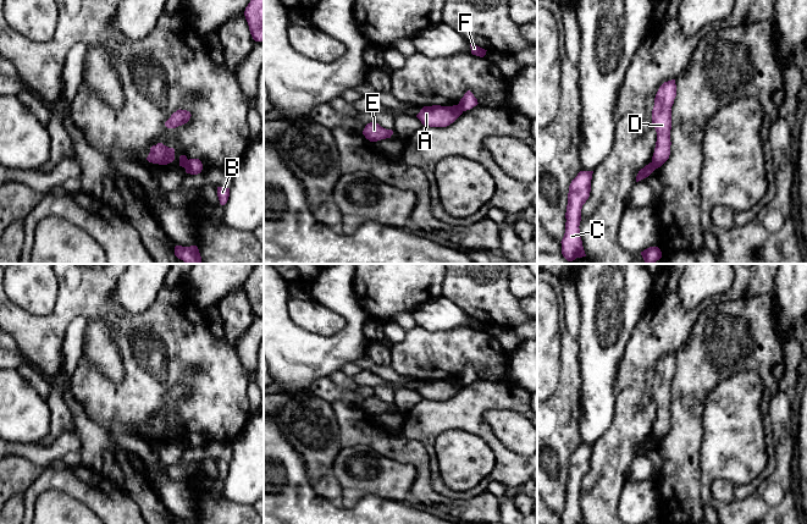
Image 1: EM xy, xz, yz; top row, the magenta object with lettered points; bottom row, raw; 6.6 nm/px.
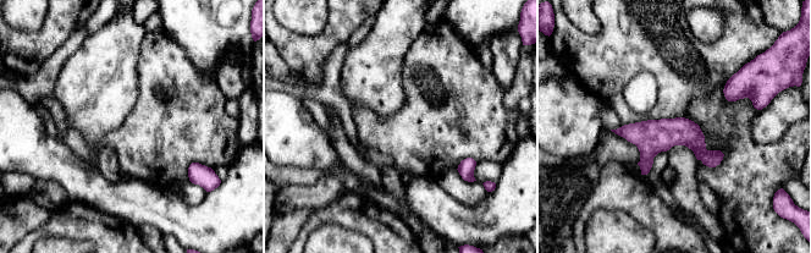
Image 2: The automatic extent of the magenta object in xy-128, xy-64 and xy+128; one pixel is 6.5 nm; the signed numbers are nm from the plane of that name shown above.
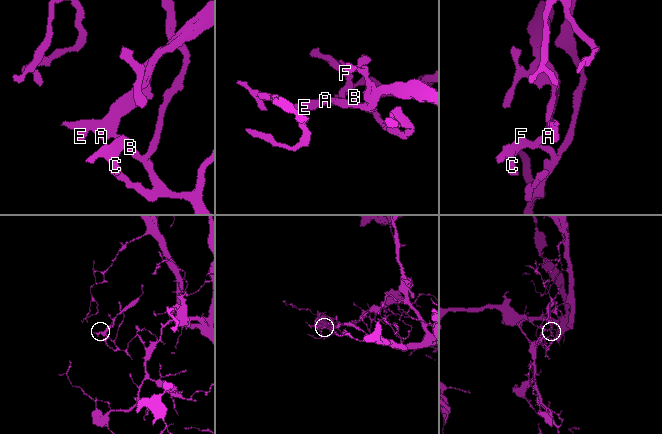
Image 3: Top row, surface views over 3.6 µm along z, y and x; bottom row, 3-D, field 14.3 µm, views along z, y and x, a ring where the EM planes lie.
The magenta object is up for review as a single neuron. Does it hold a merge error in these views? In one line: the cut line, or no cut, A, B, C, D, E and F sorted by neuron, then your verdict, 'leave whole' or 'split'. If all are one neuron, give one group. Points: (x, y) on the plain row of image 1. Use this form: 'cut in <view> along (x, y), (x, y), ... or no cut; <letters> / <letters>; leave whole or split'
cut in xz along (458, 378), (463, 384); A D E / B C F; split

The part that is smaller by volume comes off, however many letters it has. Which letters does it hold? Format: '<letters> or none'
A, D, E

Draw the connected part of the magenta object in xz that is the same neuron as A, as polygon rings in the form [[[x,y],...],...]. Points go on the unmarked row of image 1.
[[[459,379],[453,380],[424,380],[416,391],[421,395],[424,399],[430,401],[447,401],[453,397],[460,388],[463,384]]]

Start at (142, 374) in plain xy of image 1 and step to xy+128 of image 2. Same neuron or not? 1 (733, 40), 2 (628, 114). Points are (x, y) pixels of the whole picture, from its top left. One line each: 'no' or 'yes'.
1: yes
2: yes

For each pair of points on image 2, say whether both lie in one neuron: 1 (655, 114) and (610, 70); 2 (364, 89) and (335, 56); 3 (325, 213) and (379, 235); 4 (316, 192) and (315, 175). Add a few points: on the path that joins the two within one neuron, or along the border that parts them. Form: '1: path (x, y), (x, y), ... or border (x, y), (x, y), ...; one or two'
1: path (638, 116), (632, 116), (616, 100), (610, 87); one
2: border (349, 50), (341, 70), (341, 89), (343, 93); two
3: path (338, 213), (357, 213), (365, 221); one
4: border (330, 175), (319, 179), (312, 185), (287, 185); two

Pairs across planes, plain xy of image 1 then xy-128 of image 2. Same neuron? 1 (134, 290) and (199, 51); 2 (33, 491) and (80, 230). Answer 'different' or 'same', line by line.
1: different
2: same

